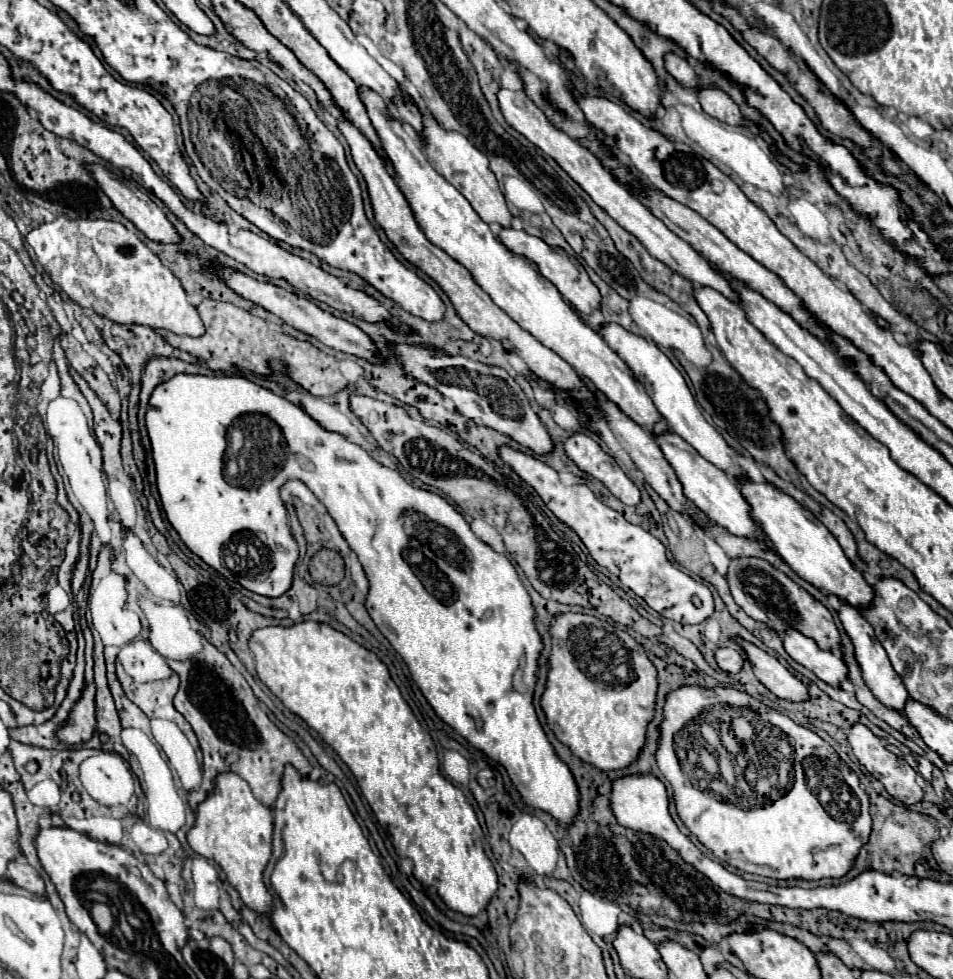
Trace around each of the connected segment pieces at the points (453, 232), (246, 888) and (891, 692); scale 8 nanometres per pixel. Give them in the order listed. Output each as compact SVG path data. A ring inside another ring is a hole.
M358 87L358 97L366 107L370 123L382 141L386 159L392 165L392 177L406 197L418 227L430 243L444 249L454 261L464 265L472 279L492 297L492 301L510 315L522 329L532 333L542 345L558 353L572 369L592 381L610 401L614 401L632 421L636 421L648 433L664 433L668 427L646 395L642 385L634 379L630 367L606 345L606 341L582 323L578 313L564 301L560 291L538 273L534 261L506 249L490 231L490 227L478 217L472 205L452 187L442 175L434 171L426 155L422 153L420 141L410 133L398 119L388 115L386 101L372 89Z
M220 773L214 779L214 791L198 807L196 825L188 831L190 847L220 865L226 881L238 891L244 907L270 921L274 899L268 893L262 873L272 857L272 809L264 807L250 791L248 783L234 773Z
M840 601L838 619L840 619L844 631L848 633L848 637L852 639L854 655L856 655L856 661L858 661L858 665L860 665L860 671L862 671L862 677L864 677L868 689L870 689L870 691L874 693L874 697L878 697L886 707L890 707L890 709L894 709L894 711L902 711L902 709L904 709L904 703L906 703L906 699L908 699L908 691L906 691L902 679L894 673L886 651L882 649L880 641L874 637L874 629L870 627L870 623L858 613L856 607L852 607L852 605L846 603L846 601Z

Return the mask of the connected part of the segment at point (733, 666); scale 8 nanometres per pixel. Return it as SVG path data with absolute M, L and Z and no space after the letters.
M716 649L716 663L726 673L738 673L742 669L744 657L736 649Z

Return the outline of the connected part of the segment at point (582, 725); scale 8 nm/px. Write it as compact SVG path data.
M556 615L550 635L552 655L542 709L556 739L596 769L630 767L646 743L646 727L654 717L658 673L652 661L626 631L592 615Z

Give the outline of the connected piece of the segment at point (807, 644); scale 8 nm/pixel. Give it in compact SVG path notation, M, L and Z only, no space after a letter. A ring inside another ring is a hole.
M786 629L786 633L782 633L782 643L786 653L796 663L812 671L824 683L838 687L840 679L848 677L848 669L840 657L830 651L818 649L818 645L810 641L810 637L802 637L802 633L798 633L796 629Z

